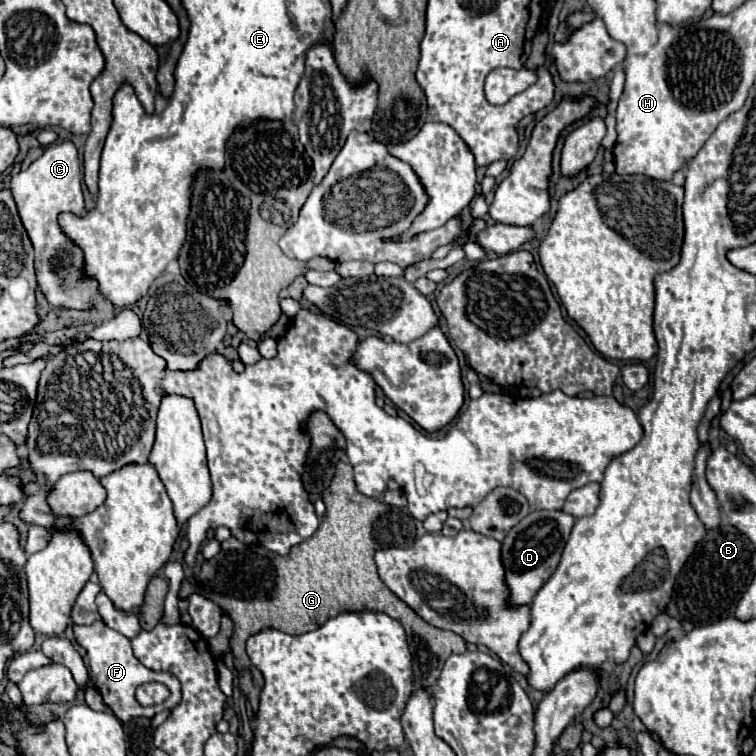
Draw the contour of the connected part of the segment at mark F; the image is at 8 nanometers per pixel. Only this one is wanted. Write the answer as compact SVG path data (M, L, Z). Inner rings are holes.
M102 620L90 624L90 626L78 626L74 624L74 638L76 642L86 650L88 656L88 668L92 672L92 682L98 688L98 692L104 698L104 704L120 718L120 720L130 720L130 718L152 718L154 714L162 712L162 710L170 710L180 702L180 682L176 676L168 674L168 672L154 672L150 668L146 668L144 664L140 664L140 660L136 660L134 652L132 652L132 644L126 636L110 630ZM150 682L160 682L170 690L170 696L156 706L142 706L136 700L136 688L140 688L142 684L150 684Z

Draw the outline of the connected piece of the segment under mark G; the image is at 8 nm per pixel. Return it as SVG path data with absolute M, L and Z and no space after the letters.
M340 462L336 466L336 476L332 478L322 498L328 502L326 516L322 518L320 528L312 538L294 546L288 556L272 554L270 550L260 546L244 548L240 552L220 550L216 558L204 562L200 572L184 580L180 588L180 596L200 592L230 614L234 622L230 648L234 654L234 664L240 670L240 688L252 702L254 712L258 708L260 692L264 688L264 678L256 668L252 668L244 646L248 636L254 636L256 632L260 632L260 628L272 626L286 634L298 636L304 632L314 632L320 624L324 624L324 620L330 620L340 612L358 612L364 608L372 612L386 612L388 616L404 624L408 644L414 650L412 670L414 686L418 688L436 686L446 658L450 654L466 652L466 642L462 640L462 636L426 624L400 598L392 596L392 592L388 592L388 588L382 584L380 576L376 576L374 552L382 542L386 542L386 536L382 536L380 542L374 540L376 530L392 530L394 544L414 542L414 518L410 514L402 514L400 508L386 506L360 494L354 484L354 470L346 462Z

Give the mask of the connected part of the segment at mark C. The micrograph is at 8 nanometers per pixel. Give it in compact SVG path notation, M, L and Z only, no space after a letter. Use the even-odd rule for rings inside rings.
M56 142L44 150L44 154L30 164L28 170L18 172L10 180L20 220L34 244L36 254L36 278L38 286L52 308L62 310L90 310L96 300L96 280L84 276L84 252L78 244L68 240L66 232L58 224L60 212L84 214L80 158L72 142Z

